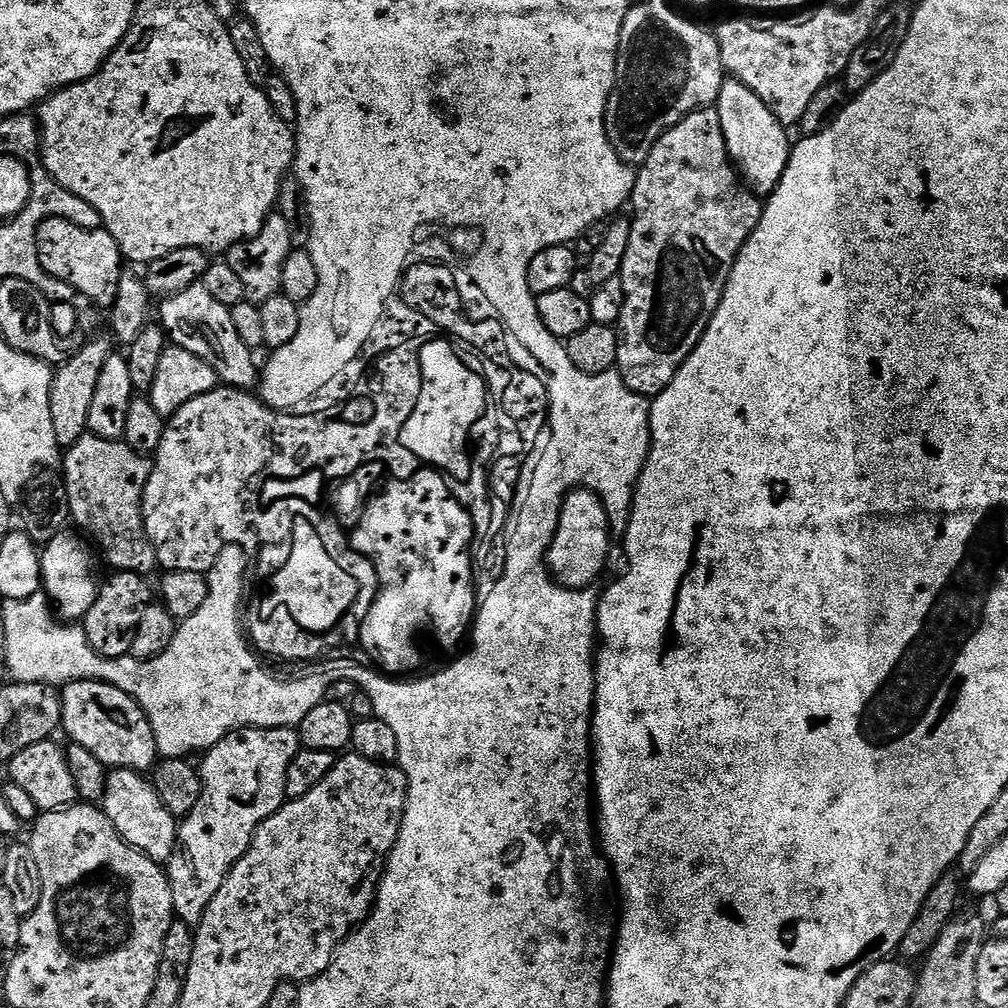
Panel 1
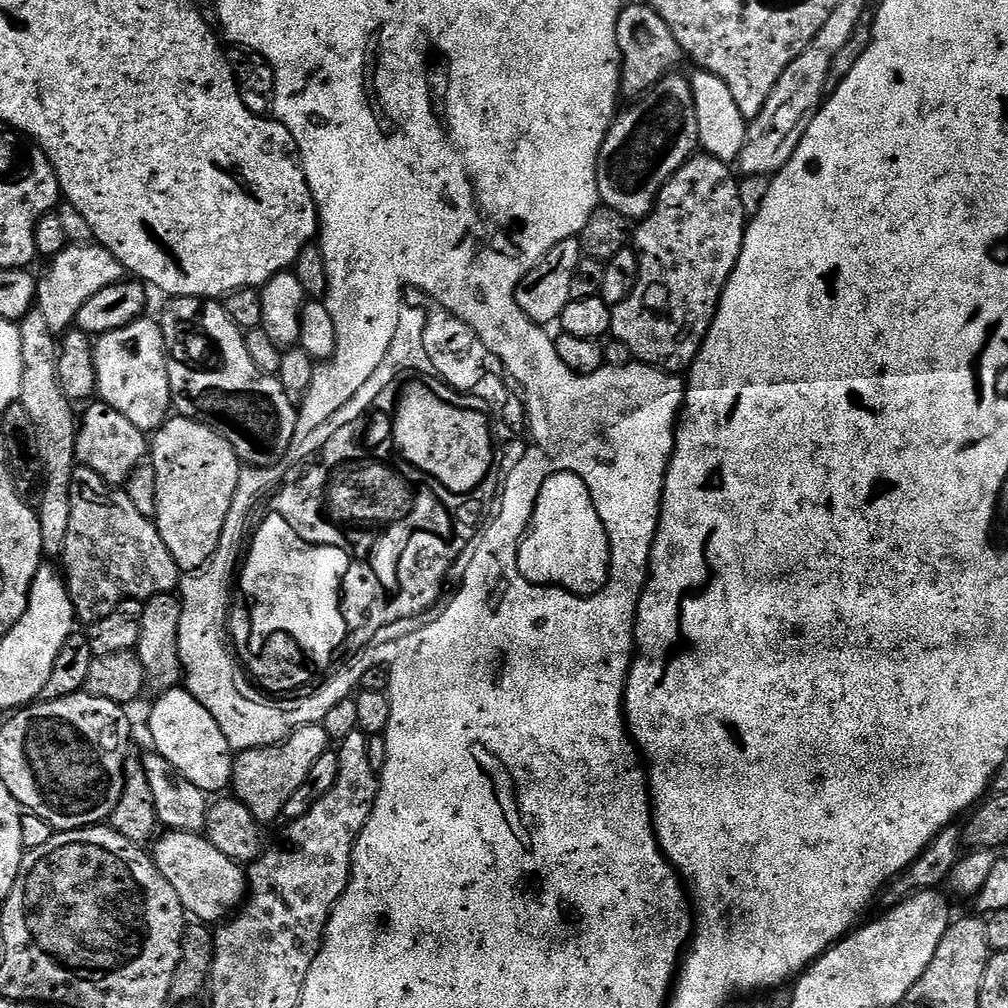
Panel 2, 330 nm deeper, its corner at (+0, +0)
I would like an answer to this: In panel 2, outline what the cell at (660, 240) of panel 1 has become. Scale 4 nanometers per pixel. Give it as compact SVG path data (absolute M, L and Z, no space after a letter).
M691 156L666 186L662 186L650 215L635 225L634 247L640 267L638 286L634 286L626 302L613 307L610 333L611 339L621 340L628 347L633 361L661 368L664 372L684 374L704 345L726 282L742 254L744 229L750 219L749 213L744 213L744 196L736 181L737 173L732 171L729 165L713 156Z

